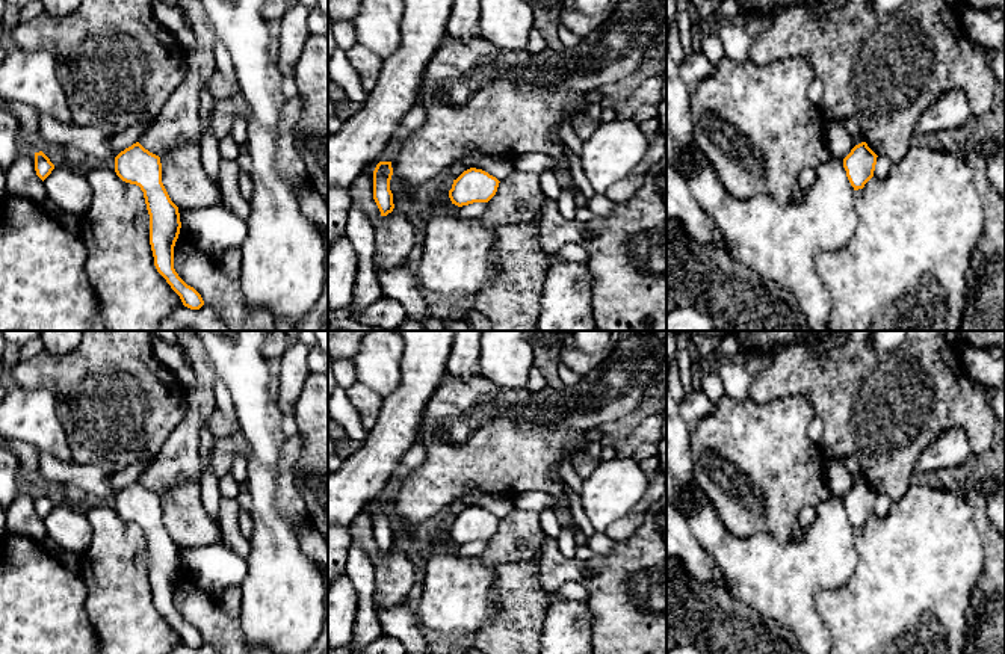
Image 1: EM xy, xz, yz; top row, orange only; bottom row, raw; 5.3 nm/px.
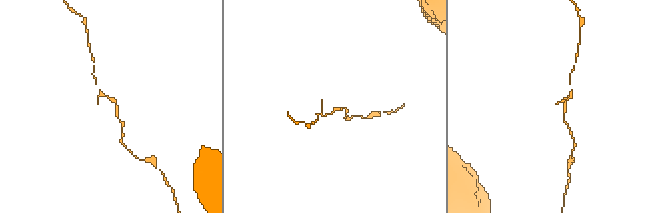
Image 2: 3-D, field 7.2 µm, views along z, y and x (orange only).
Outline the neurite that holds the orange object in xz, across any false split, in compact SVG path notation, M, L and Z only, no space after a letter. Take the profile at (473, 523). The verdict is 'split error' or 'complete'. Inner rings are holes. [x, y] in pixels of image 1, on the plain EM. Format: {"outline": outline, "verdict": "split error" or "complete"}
{"outline": "M476 506L464 509L453 518L449 536L452 542L462 545L473 541L488 541L497 530L499 518Z", "verdict": "complete"}

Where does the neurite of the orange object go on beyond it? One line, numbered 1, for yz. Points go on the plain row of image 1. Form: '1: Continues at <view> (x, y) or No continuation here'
1: No continuation here

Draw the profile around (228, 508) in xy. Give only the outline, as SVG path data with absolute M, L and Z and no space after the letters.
M222 498L219 503L218 524L221 527L222 542L233 551L246 557L249 553L249 539L240 532L239 512L240 506L236 498Z

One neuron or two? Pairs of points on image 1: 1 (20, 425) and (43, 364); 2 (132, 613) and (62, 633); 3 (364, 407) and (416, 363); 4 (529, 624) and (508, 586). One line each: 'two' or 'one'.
1: two
2: two
3: two
4: one

